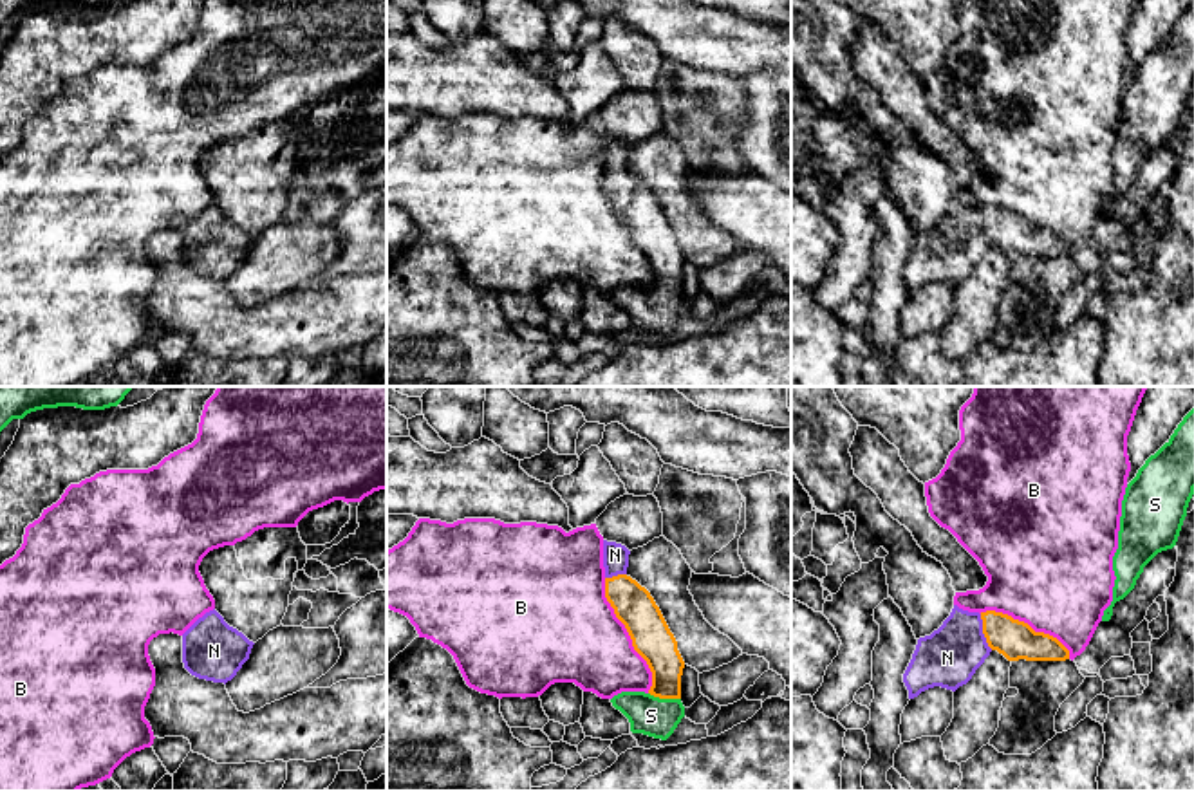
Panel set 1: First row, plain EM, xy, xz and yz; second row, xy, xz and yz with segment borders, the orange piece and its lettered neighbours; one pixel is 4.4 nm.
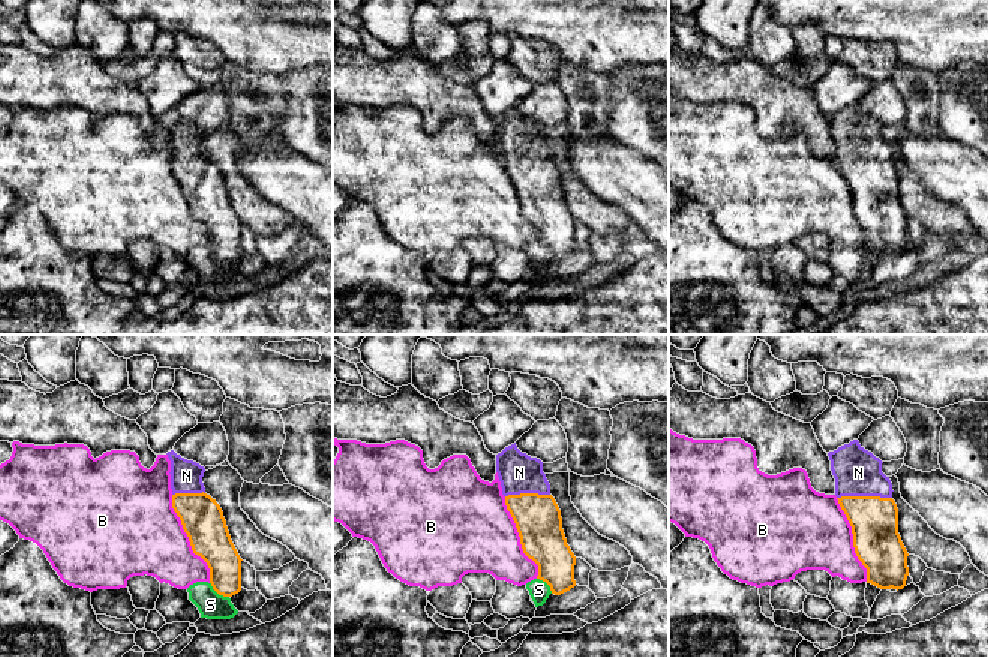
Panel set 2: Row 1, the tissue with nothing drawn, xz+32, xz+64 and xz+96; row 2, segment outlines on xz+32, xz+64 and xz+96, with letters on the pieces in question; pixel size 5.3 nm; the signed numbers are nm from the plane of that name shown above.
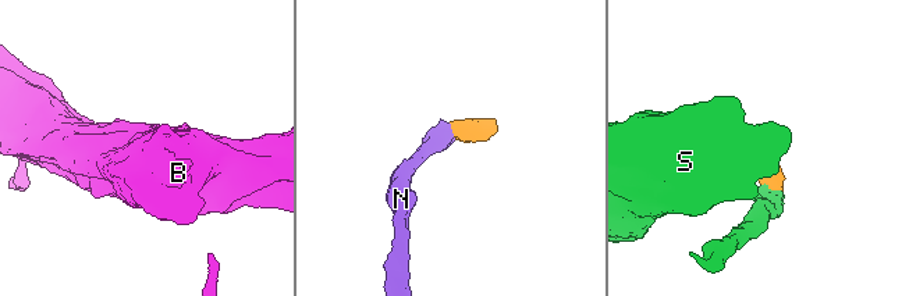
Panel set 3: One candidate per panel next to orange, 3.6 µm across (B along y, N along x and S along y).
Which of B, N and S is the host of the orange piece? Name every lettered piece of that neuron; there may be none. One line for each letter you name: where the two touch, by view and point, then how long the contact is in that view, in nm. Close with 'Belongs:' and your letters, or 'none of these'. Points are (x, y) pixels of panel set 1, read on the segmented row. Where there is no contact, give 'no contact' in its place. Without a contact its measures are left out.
N: meets orange in yz at (983, 632); contact 170 nm long
S: meets orange in xz at (665, 697); contact 150 nm long
Belongs: N, S

